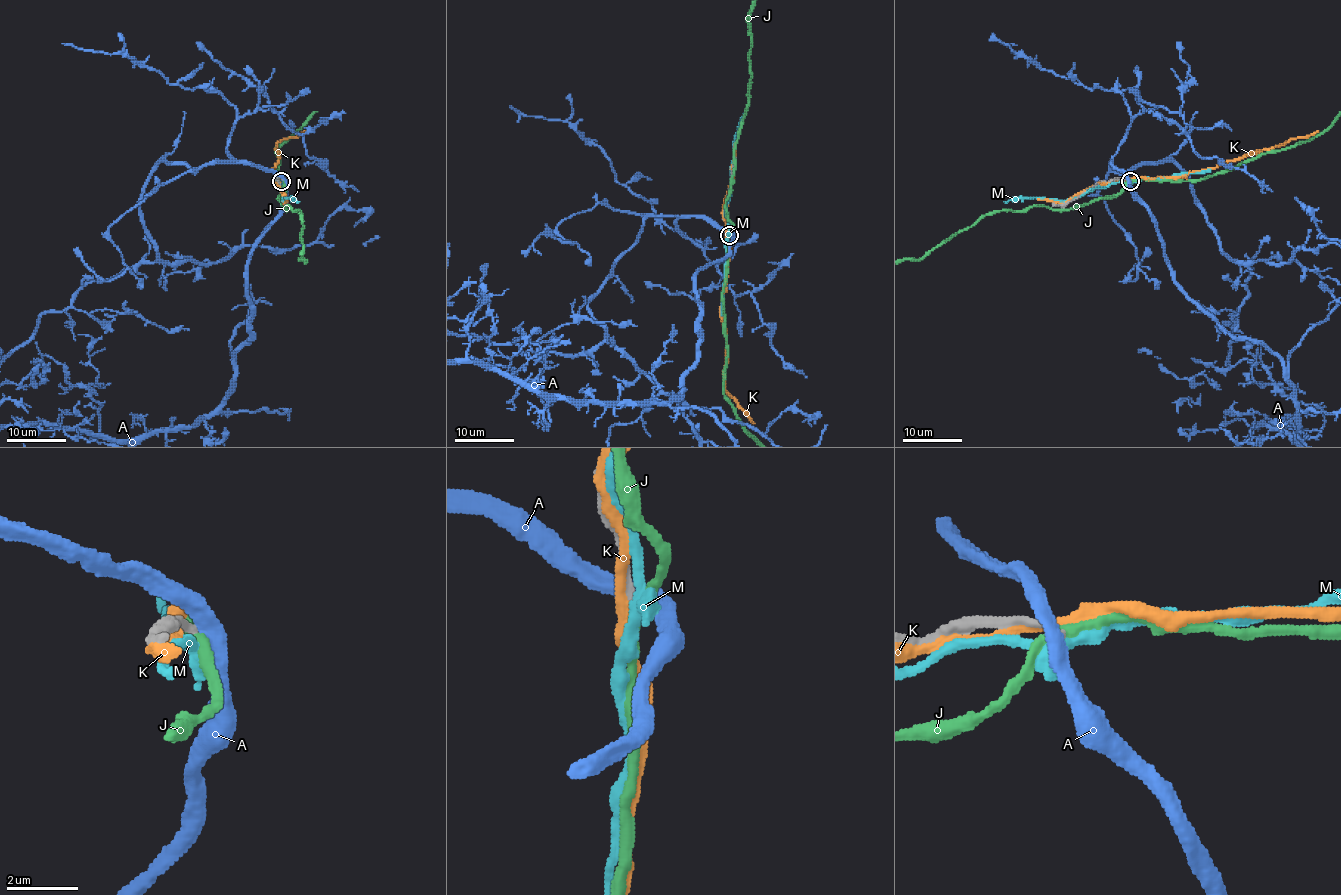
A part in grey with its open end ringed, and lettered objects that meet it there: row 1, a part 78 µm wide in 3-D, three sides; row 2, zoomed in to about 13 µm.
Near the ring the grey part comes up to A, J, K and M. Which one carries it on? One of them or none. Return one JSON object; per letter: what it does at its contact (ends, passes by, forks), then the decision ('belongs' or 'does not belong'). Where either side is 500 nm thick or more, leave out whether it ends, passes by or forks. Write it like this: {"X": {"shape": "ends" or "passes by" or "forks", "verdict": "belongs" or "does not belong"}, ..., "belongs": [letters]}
{"A": {"shape": "passes by", "verdict": "does not belong"}, "J": {"shape": "passes by", "verdict": "does not belong"}, "K": {"shape": "passes by", "verdict": "does not belong"}, "M": {"shape": "forks", "verdict": "does not belong"}, "belongs": []}

